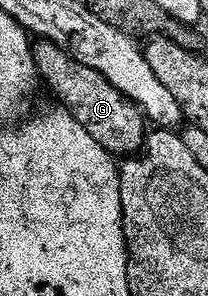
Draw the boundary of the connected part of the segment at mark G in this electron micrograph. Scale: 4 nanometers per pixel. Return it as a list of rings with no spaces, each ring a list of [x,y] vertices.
[[[38,41],[32,47],[34,65],[37,74],[58,94],[63,108],[74,119],[88,129],[90,136],[95,139],[105,151],[115,157],[130,157],[141,152],[148,134],[148,120],[142,110],[129,99],[112,81],[108,81],[96,71],[90,69],[76,57],[72,57],[60,45],[49,41]]]

